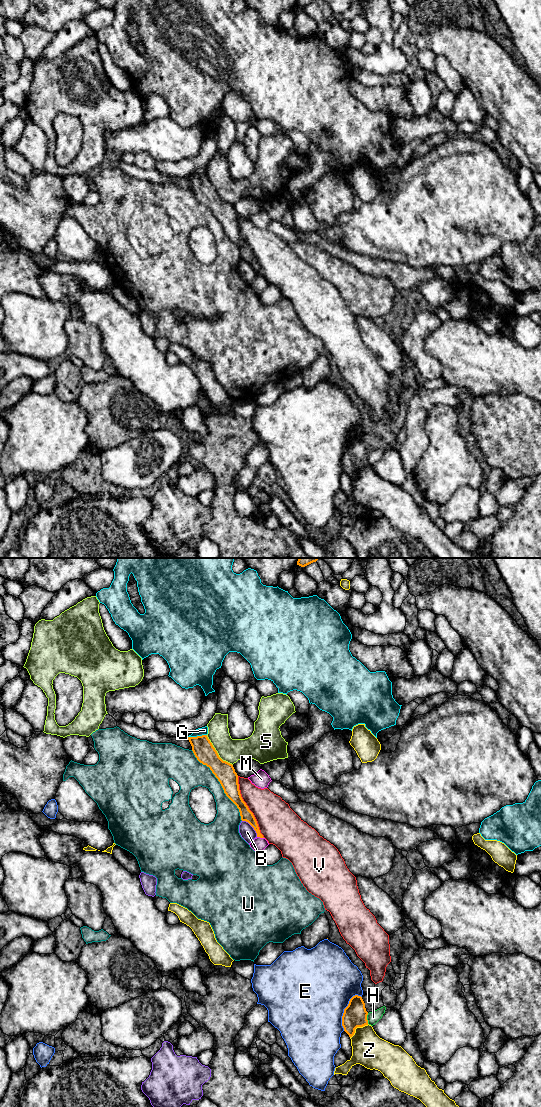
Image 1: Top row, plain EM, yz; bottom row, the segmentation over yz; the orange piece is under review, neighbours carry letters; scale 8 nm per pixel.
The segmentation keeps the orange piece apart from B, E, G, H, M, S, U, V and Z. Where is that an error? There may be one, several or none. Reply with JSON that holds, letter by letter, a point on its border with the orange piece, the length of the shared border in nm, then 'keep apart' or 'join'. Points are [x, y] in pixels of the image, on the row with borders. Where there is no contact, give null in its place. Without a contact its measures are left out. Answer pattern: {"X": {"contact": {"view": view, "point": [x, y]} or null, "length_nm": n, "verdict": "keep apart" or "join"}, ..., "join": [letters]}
{"B": {"contact": {"view": "yz", "point": [252, 826]}, "length_nm": 180, "verdict": "keep apart"}, "E": {"contact": {"view": "yz", "point": [344, 1010]}, "length_nm": 320, "verdict": "keep apart"}, "G": {"contact": {"view": "yz", "point": [197, 736]}, "length_nm": 150, "verdict": "keep apart"}, "H": {"contact": {"view": "yz", "point": [366, 1018]}, "length_nm": 90, "verdict": "keep apart"}, "M": {"contact": {"view": "yz", "point": [260, 837]}, "length_nm": 60, "verdict": "keep apart"}, "S": {"contact": {"view": "yz", "point": [216, 752]}, "length_nm": 320, "verdict": "keep apart"}, "U": {"contact": {"view": "yz", "point": [220, 783]}, "length_nm": 700, "verdict": "keep apart"}, "V": {"contact": {"view": "yz", "point": [247, 807]}, "length_nm": 550, "verdict": "keep apart"}, "Z": {"contact": {"view": "yz", "point": [357, 1026]}, "length_nm": 190, "verdict": "keep apart"}, "join": []}

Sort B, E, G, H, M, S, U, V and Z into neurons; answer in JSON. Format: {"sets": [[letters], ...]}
{"sets": [["B"], ["E"], ["G"], ["H"], ["M"], ["S"], ["U"], ["V"], ["Z"]]}

